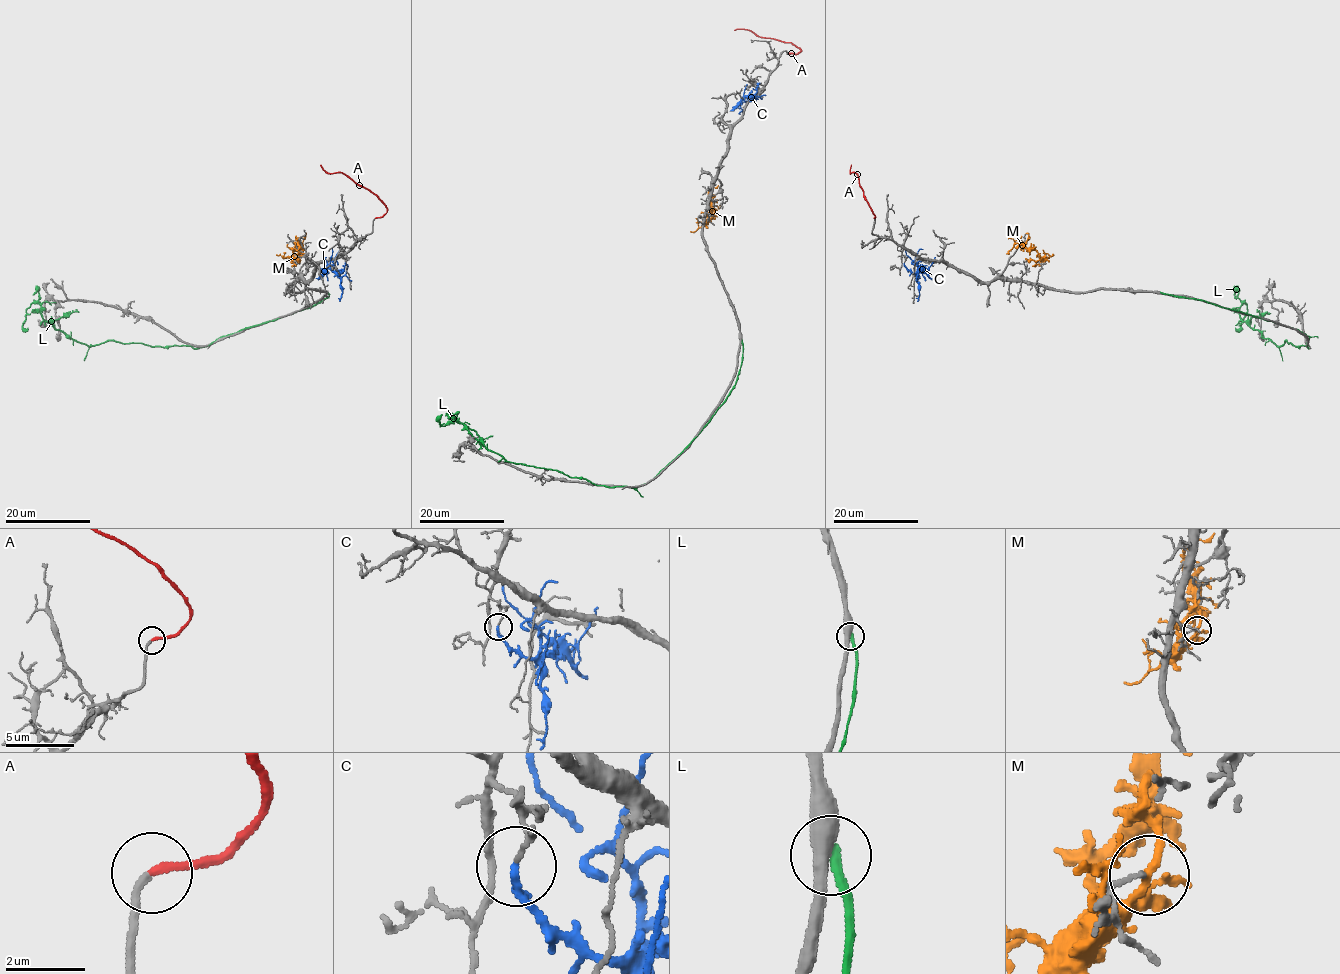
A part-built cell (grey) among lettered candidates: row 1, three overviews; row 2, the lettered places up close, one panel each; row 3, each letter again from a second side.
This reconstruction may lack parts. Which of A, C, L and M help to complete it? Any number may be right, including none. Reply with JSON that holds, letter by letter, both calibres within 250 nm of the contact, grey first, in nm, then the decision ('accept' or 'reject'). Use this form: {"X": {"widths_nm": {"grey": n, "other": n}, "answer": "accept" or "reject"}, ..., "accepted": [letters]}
{"A": {"widths_nm": {"grey": 200, "other": 200}, "answer": "accept"}, "C": {"widths_nm": {"grey": 100, "other": 180}, "answer": "reject"}, "L": {"widths_nm": {"grey": 440, "other": 240}, "answer": "reject"}, "M": {"widths_nm": {"grey": 100, "other": 180}, "answer": "reject"}, "accepted": ["A"]}

